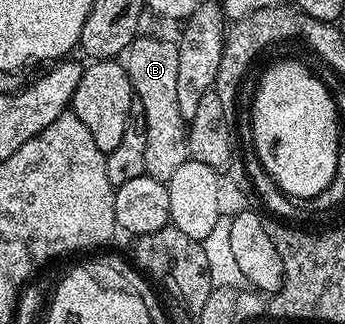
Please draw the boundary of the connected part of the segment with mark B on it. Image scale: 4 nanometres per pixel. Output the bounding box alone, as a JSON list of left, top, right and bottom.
[119,34,190,181]

